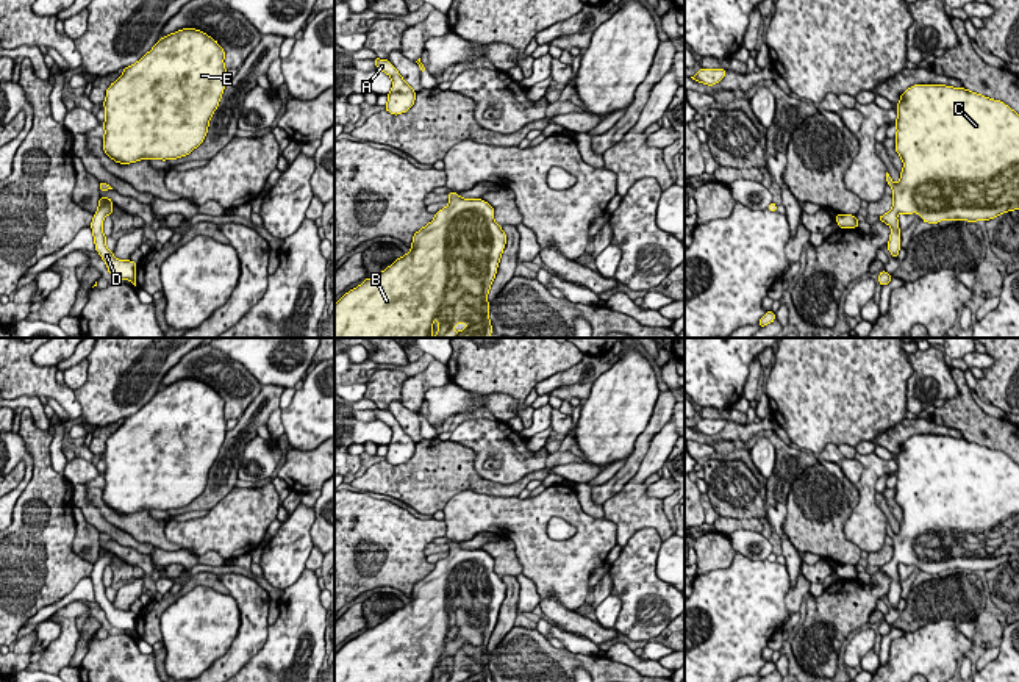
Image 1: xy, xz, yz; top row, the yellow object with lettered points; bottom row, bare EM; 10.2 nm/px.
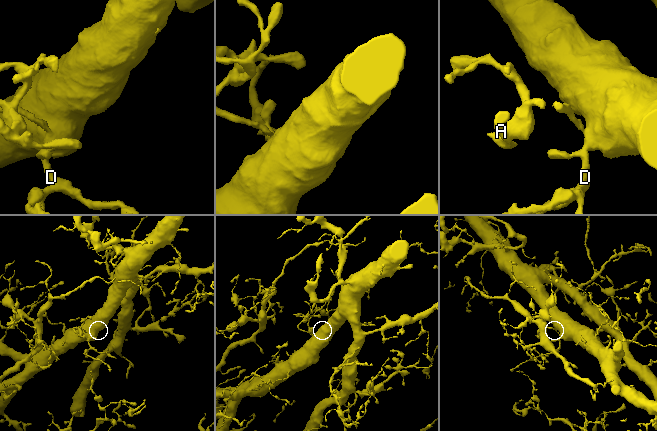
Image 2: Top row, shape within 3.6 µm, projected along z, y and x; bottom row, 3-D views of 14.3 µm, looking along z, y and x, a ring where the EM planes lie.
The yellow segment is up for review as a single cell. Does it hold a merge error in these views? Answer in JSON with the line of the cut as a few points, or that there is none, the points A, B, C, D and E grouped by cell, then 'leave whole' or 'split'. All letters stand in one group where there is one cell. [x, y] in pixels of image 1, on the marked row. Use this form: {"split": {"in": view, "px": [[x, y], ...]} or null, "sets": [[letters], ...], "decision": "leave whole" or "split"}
{"split": null, "sets": [["A", "B", "C", "D", "E"]], "decision": "leave whole"}

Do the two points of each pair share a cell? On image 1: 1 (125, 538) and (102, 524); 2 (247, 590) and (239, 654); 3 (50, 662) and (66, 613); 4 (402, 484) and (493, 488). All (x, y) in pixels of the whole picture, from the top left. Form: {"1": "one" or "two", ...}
{"1": "one", "2": "one", "3": "one", "4": "one"}

